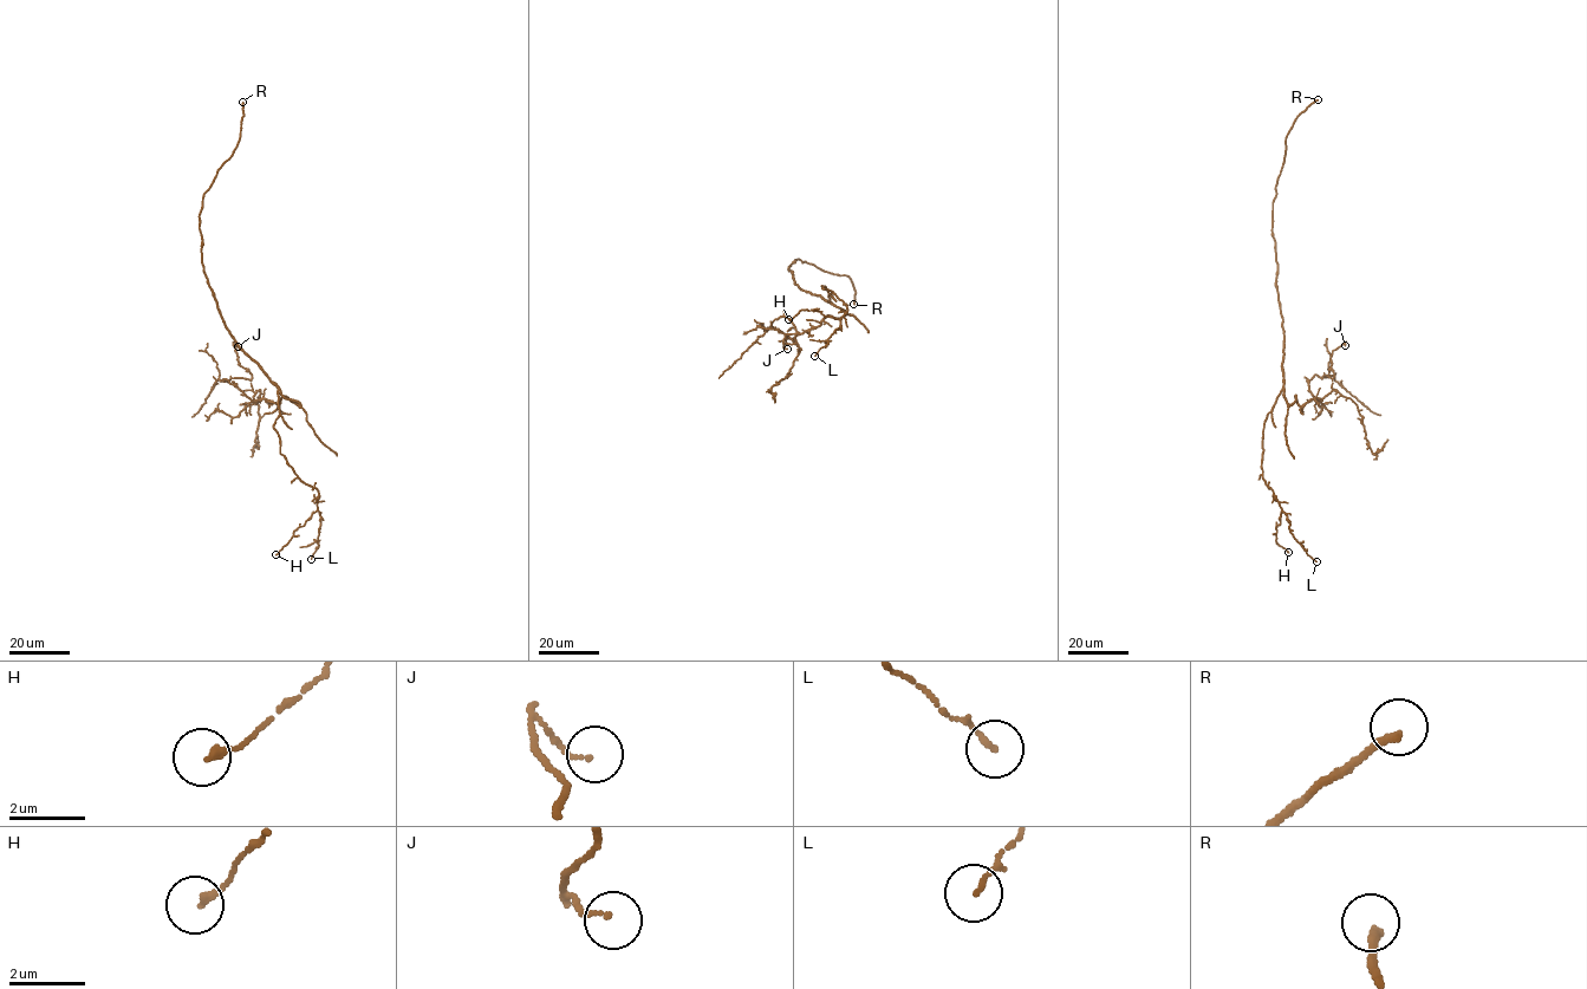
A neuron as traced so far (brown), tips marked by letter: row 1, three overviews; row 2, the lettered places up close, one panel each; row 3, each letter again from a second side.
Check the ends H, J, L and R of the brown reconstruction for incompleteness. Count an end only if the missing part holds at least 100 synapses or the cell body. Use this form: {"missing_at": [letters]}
{"missing_at": ["R"]}

